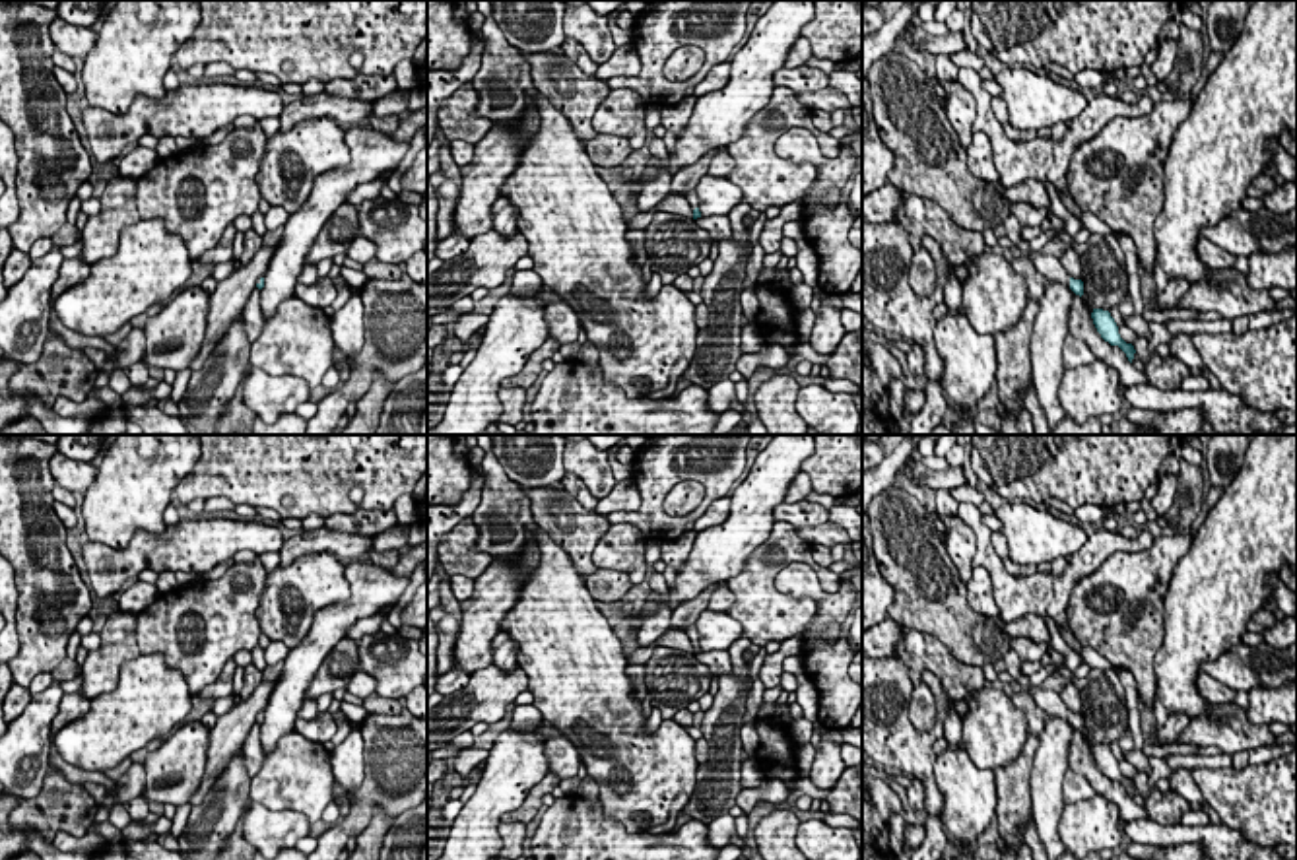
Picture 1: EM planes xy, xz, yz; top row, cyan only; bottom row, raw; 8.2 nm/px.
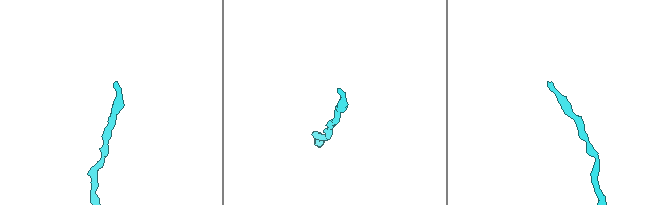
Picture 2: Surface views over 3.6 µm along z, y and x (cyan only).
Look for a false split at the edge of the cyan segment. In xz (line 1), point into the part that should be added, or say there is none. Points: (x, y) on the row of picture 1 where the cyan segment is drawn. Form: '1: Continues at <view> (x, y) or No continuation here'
1: No continuation here

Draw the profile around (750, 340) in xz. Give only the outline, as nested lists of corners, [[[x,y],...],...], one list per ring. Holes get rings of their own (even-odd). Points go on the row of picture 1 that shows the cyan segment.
[[[749,322],[748,326],[742,328],[740,347],[744,353],[761,351],[763,344],[765,344],[765,340],[753,322]]]

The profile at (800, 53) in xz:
[[[800,37],[798,41],[794,41],[792,49],[788,50],[784,68],[798,68],[806,64],[810,58],[812,58],[810,41],[806,37]]]

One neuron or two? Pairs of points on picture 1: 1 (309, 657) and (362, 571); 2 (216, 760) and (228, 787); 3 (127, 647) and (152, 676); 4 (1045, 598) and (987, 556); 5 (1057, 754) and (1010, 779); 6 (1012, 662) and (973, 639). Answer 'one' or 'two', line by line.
1: one
2: two
3: two
4: one
5: two
6: two

